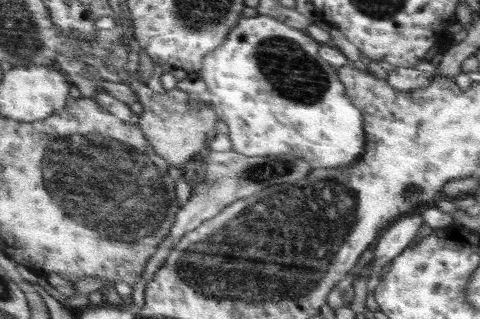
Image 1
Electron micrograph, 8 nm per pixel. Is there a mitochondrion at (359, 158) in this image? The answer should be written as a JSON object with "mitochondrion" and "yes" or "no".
{"mitochondrion":"no"}

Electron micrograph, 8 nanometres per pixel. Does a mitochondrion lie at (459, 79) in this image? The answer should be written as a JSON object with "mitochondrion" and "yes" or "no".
{"mitochondrion":"no"}

